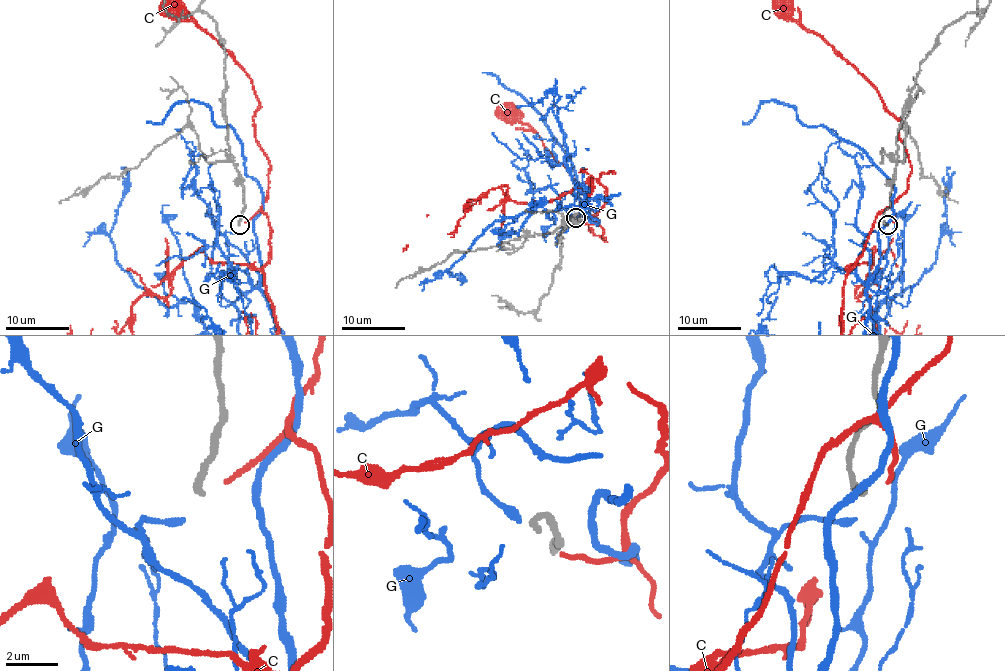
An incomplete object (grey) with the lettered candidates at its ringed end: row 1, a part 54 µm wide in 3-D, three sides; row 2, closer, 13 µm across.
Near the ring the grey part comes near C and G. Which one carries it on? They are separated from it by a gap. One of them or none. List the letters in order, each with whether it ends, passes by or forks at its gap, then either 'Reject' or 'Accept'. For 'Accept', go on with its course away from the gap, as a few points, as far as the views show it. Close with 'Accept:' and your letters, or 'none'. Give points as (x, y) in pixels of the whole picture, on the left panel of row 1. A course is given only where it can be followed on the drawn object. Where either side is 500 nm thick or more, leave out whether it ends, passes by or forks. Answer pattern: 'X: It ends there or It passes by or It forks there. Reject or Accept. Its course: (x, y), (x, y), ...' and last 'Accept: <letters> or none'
C: It ends there. Accept. Its course: (244, 222), (260, 208), (268, 189), (266, 154), (255, 137), (252, 116), (258, 100), (235, 59), (168, 7)
G: It ends there. Reject
Accept: C

